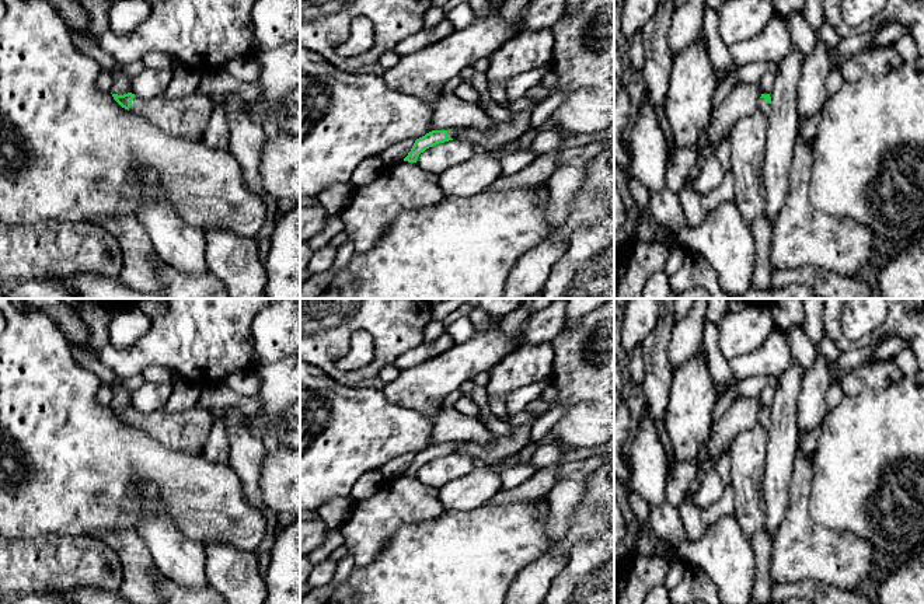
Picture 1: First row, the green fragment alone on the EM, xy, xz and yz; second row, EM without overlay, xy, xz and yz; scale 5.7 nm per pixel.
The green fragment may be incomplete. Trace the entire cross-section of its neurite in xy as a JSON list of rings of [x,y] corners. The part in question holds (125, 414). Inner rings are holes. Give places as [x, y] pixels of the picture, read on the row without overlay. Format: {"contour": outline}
{"contour": [[[132,406],[112,411],[122,422],[144,430],[163,446],[191,454],[202,454],[215,422],[210,411],[199,408],[177,413],[157,411],[149,415]]]}

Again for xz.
{"contour": [[[614,298],[583,315],[576,328],[565,328],[550,343],[555,355],[554,402],[543,398],[533,401],[526,408],[531,420],[513,425],[512,434],[495,436],[489,444],[464,443],[461,447],[458,443],[432,444],[415,454],[404,475],[416,476],[426,462],[460,448],[489,465],[496,465],[530,444],[533,423],[557,405],[600,402],[614,409]]]}

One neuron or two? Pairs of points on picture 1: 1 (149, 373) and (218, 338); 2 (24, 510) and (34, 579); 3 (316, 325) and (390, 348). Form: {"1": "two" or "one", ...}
{"1": "two", "2": "two", "3": "one"}

